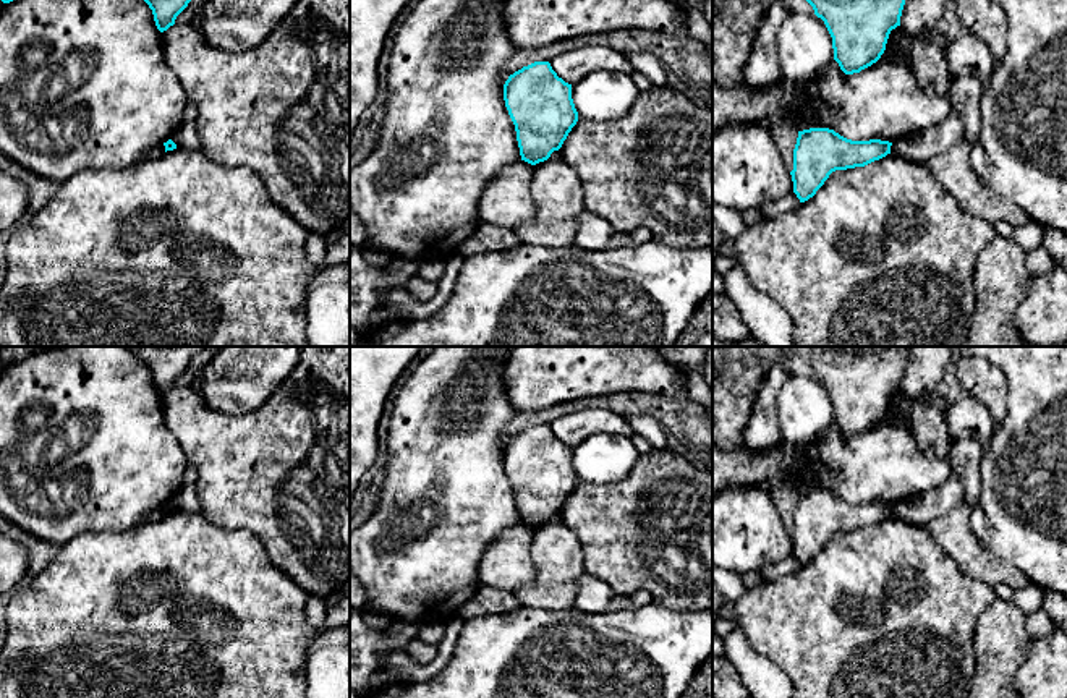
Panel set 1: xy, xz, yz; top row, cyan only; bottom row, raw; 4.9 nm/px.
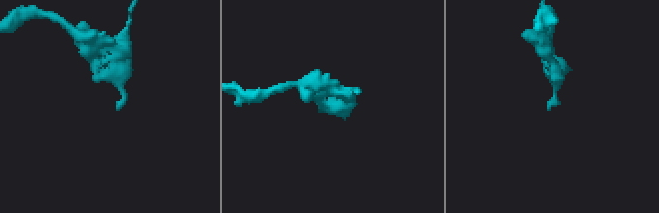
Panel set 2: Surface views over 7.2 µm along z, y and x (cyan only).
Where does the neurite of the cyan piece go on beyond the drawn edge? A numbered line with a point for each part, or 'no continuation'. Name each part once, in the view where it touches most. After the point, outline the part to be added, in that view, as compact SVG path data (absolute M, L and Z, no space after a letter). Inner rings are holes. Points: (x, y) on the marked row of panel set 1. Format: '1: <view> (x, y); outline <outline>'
no continuation

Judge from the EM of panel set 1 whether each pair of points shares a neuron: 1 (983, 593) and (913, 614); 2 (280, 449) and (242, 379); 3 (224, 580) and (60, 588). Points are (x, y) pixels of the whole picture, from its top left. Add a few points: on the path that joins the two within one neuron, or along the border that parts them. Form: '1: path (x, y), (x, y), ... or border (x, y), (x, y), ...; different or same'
1: path (965, 598), (931, 606); same
2: border (285, 379), (259, 405), (242, 413), (221, 412); different
3: path (183, 574), (143, 562), (101, 588); same

